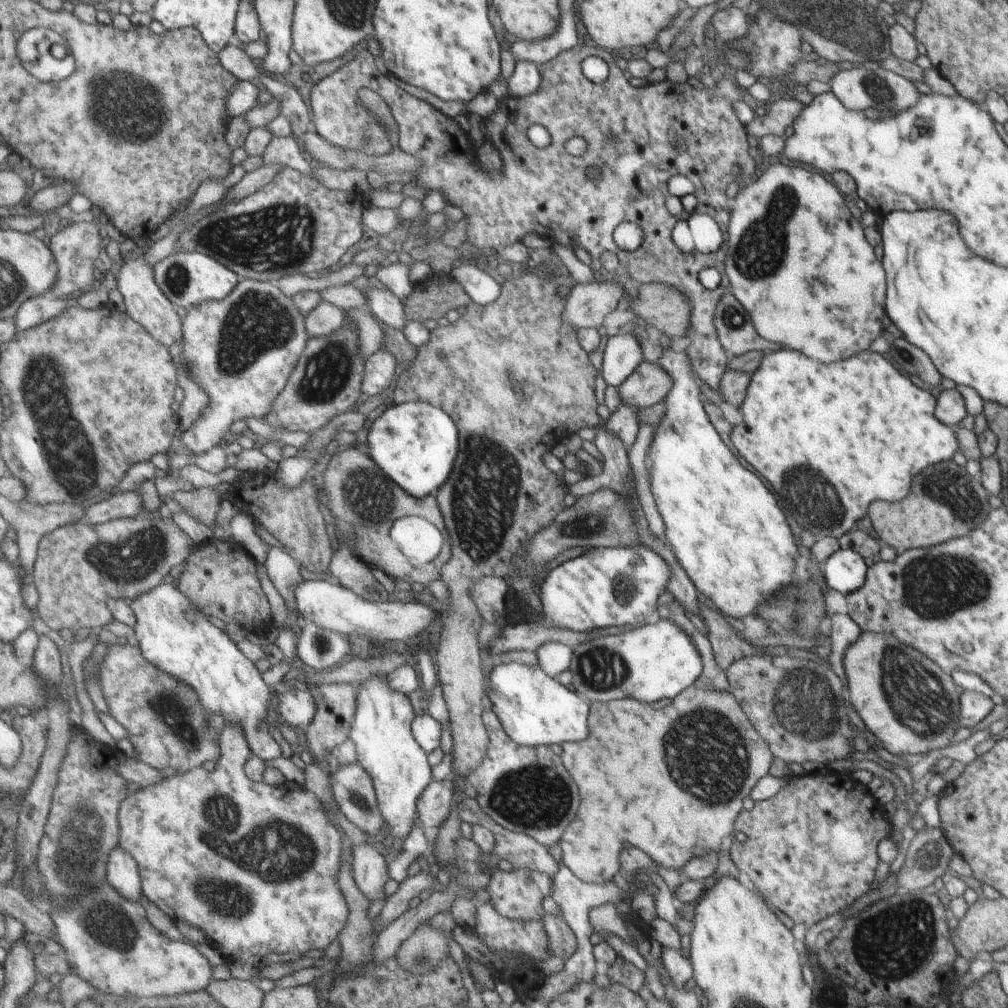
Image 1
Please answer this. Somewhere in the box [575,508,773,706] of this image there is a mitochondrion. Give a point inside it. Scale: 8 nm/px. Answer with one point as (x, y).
(624, 584)

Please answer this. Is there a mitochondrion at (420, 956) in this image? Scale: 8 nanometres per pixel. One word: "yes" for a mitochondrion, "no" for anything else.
yes

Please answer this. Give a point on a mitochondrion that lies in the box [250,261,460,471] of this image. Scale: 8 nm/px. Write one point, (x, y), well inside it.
(327, 372)

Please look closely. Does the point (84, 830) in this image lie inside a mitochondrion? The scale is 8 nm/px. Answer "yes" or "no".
yes

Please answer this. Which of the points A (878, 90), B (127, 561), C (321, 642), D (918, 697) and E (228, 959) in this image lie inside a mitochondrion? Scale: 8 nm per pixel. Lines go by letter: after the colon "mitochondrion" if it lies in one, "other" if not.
A: mitochondrion
B: mitochondrion
C: mitochondrion
D: mitochondrion
E: other

